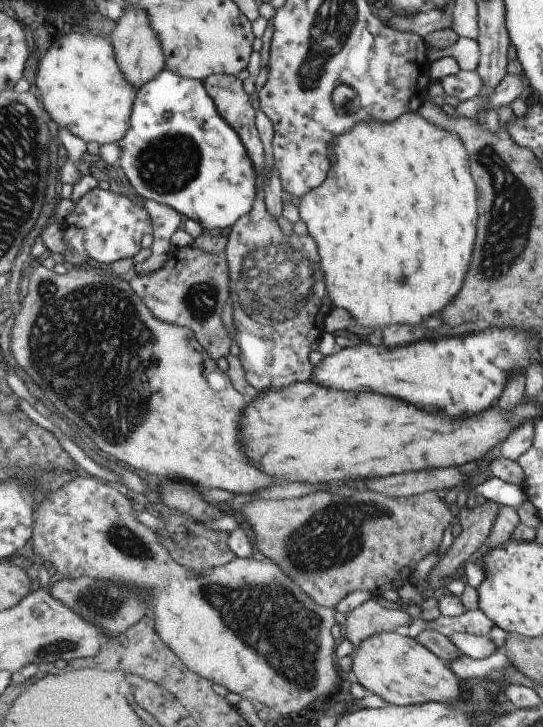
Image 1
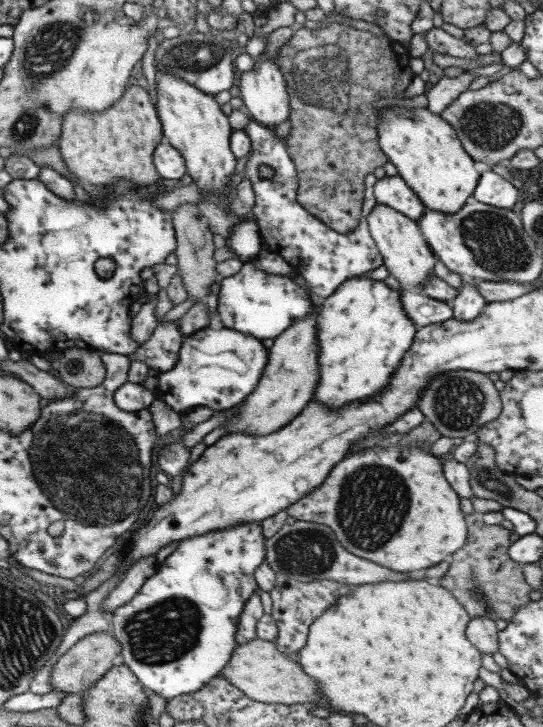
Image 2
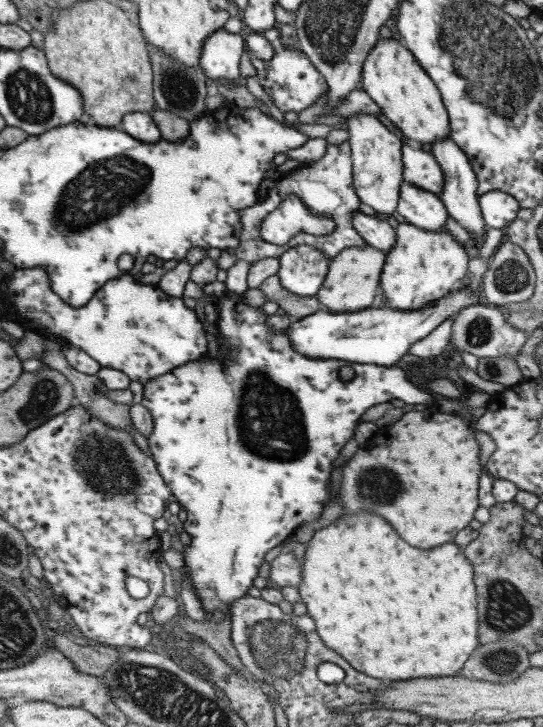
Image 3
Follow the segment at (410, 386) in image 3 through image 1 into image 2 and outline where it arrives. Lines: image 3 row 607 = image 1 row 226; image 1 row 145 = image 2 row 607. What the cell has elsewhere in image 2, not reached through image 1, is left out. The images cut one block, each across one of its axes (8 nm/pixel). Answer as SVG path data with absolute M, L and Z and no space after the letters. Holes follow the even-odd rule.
M246 522L246 524L238 524L238 526L232 526L232 528L224 528L224 530L212 530L212 532L206 532L202 536L194 536L194 538L186 538L180 540L178 547L164 560L163 563L158 564L156 574L152 574L150 578L146 579L146 582L140 587L140 590L132 597L132 600L124 603L124 605L116 608L114 613L110 614L110 621L114 625L113 635L118 639L120 643L121 659L123 663L134 672L138 677L138 680L142 683L142 686L146 686L148 690L152 690L154 694L162 696L164 700L171 701L176 696L182 696L190 694L190 692L196 692L200 690L202 686L208 684L210 680L220 676L222 669L229 662L232 656L232 651L237 645L236 631L238 631L238 623L242 609L244 609L244 603L250 599L250 595L254 591L258 591L258 584L255 580L255 571L258 566L265 563L266 547L265 537L262 533L261 523Z

